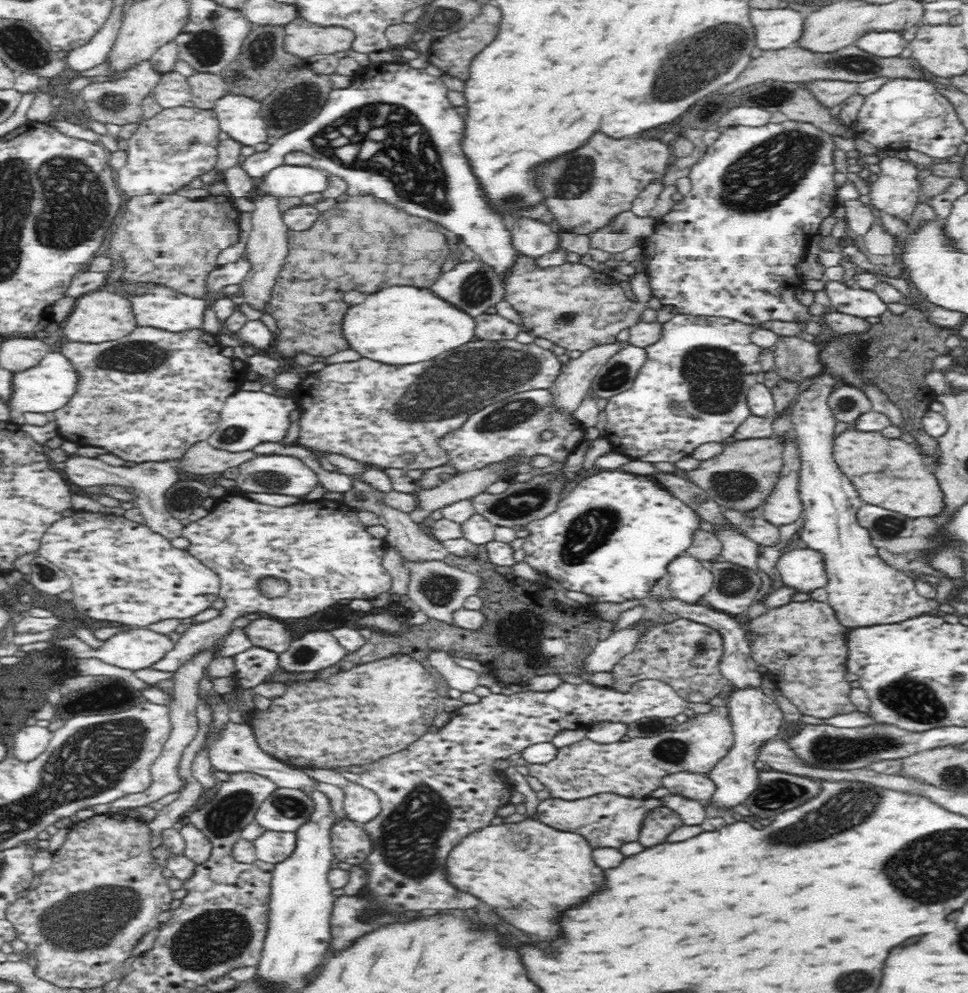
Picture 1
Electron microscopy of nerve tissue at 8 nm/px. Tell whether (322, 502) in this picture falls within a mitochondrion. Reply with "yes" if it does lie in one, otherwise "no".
no

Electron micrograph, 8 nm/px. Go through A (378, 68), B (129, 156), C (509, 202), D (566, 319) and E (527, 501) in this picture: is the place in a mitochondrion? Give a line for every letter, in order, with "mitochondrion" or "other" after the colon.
A: other
B: other
C: mitochondrion
D: mitochondrion
E: mitochondrion

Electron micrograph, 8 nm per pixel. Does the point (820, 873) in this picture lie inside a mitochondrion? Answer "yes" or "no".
no

